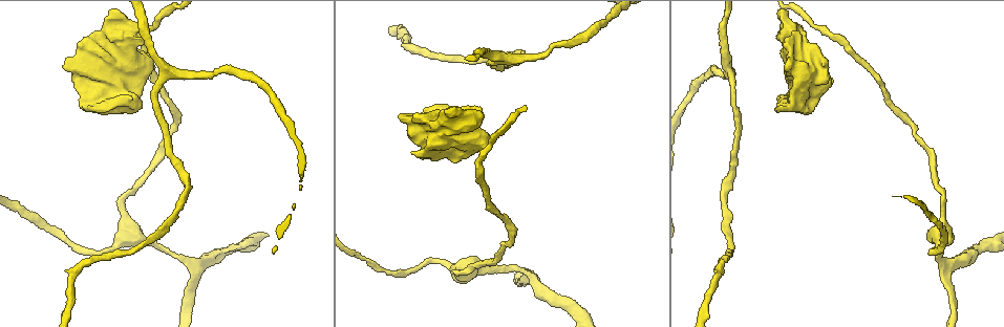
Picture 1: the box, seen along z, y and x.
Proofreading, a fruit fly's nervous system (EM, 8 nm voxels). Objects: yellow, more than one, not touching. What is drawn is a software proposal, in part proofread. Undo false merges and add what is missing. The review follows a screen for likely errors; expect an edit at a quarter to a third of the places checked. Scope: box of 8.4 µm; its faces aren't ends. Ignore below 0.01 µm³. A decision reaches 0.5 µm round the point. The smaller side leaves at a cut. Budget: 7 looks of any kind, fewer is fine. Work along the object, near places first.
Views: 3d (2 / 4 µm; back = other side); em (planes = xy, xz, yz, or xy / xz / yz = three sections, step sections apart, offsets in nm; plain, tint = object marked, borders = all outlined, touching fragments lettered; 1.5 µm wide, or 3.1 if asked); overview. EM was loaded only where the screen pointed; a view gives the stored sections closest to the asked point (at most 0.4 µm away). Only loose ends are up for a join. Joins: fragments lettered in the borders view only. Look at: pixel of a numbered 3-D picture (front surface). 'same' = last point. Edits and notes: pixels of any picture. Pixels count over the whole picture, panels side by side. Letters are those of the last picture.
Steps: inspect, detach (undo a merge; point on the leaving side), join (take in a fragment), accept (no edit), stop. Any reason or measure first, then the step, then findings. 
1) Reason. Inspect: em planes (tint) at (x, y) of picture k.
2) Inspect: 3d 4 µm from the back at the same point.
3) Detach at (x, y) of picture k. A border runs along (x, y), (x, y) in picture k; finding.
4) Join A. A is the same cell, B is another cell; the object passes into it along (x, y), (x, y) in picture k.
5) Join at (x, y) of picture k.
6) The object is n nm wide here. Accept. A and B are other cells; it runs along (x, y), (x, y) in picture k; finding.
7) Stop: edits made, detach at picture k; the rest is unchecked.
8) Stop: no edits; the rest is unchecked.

Three arms meet. Inspect: em planes (plain) at (517, 267) of picture 1.

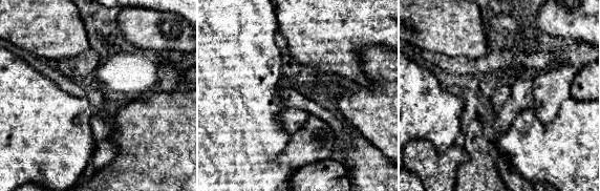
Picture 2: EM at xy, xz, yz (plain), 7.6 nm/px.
With the object marked. Inspect: em planes (tint) at the same point.

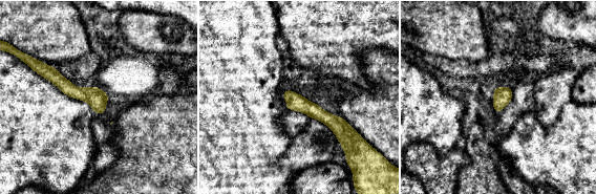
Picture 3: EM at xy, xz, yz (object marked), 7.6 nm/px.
Inspect: em planes (borders) at the same point.

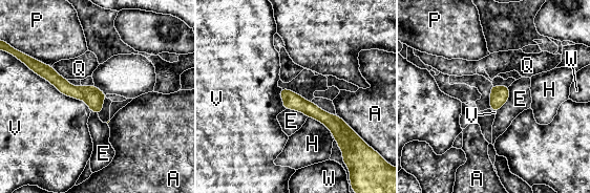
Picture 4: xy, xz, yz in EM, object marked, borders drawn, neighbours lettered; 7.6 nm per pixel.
Accept. A, E, H, P, Q, V and W are other cells; a border runs along (508, 87), (508, 100), (497, 111) in picture 4; all the same neuron.

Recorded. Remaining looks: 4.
Sharp bend. Inspect: em planes (plain) at (97, 252) of picture 1.

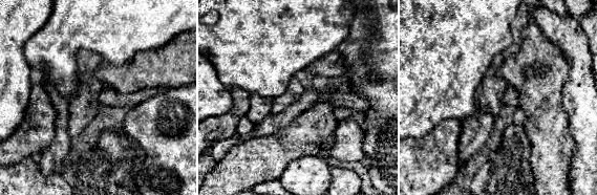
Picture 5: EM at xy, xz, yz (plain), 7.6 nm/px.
Inspect: em planes (tint) at the same point.

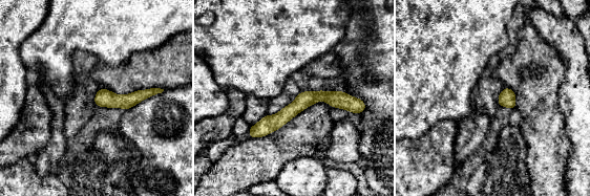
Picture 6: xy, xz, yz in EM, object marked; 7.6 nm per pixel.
Inspect: em planes (borders) at the same point.

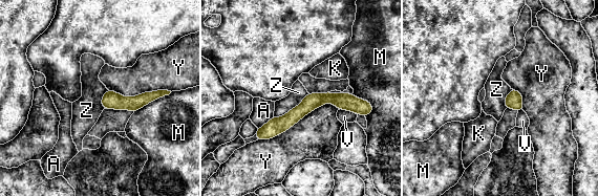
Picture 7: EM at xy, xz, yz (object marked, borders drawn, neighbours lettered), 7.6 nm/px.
The object is 130 nm wide here. Accept. A, K, M, V, Y and Z are other cells; one neuron here.

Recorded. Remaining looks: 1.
Stop: no edits; the rest is unchecked.

